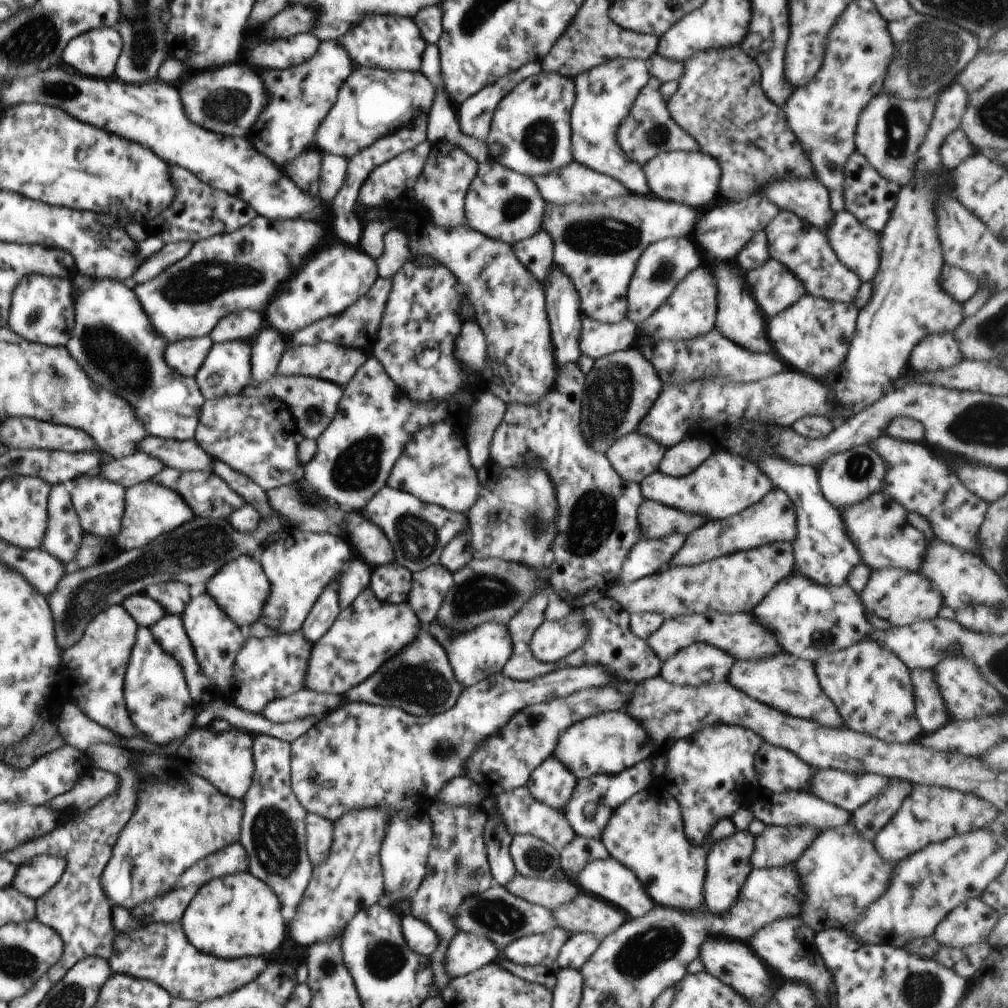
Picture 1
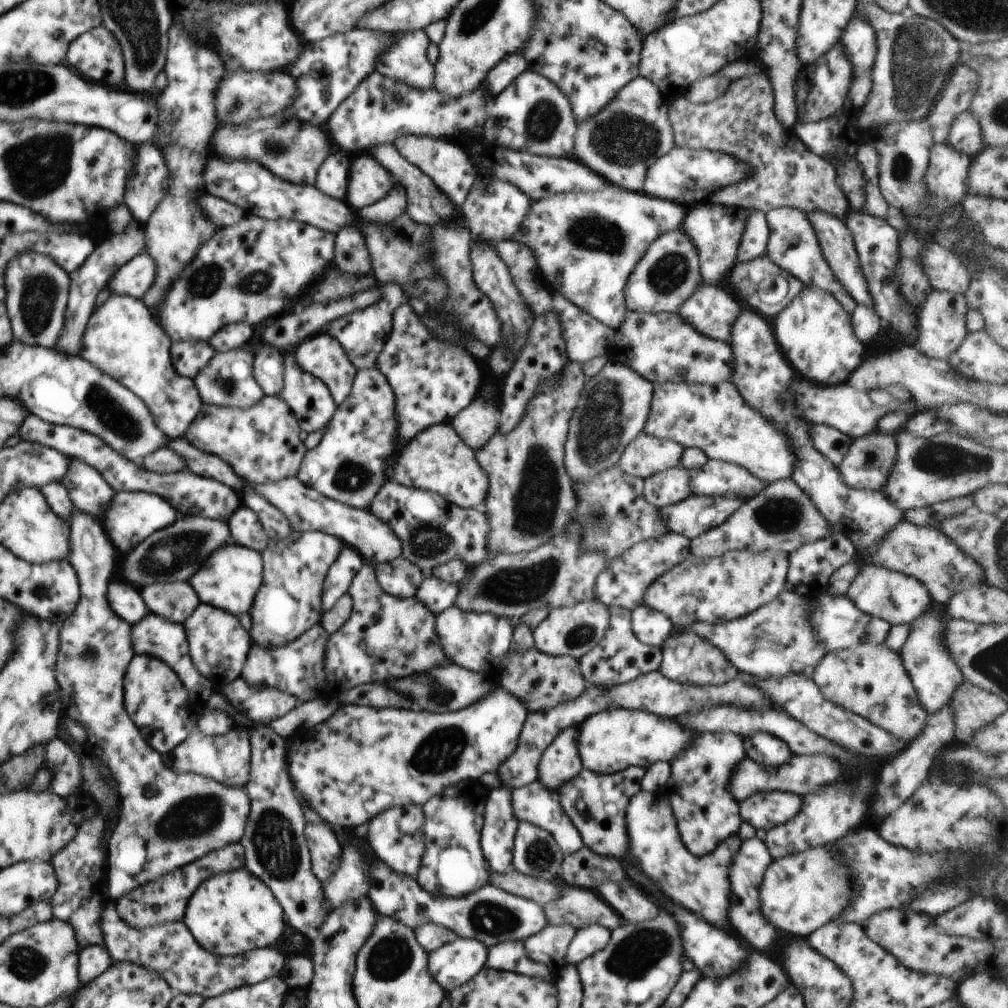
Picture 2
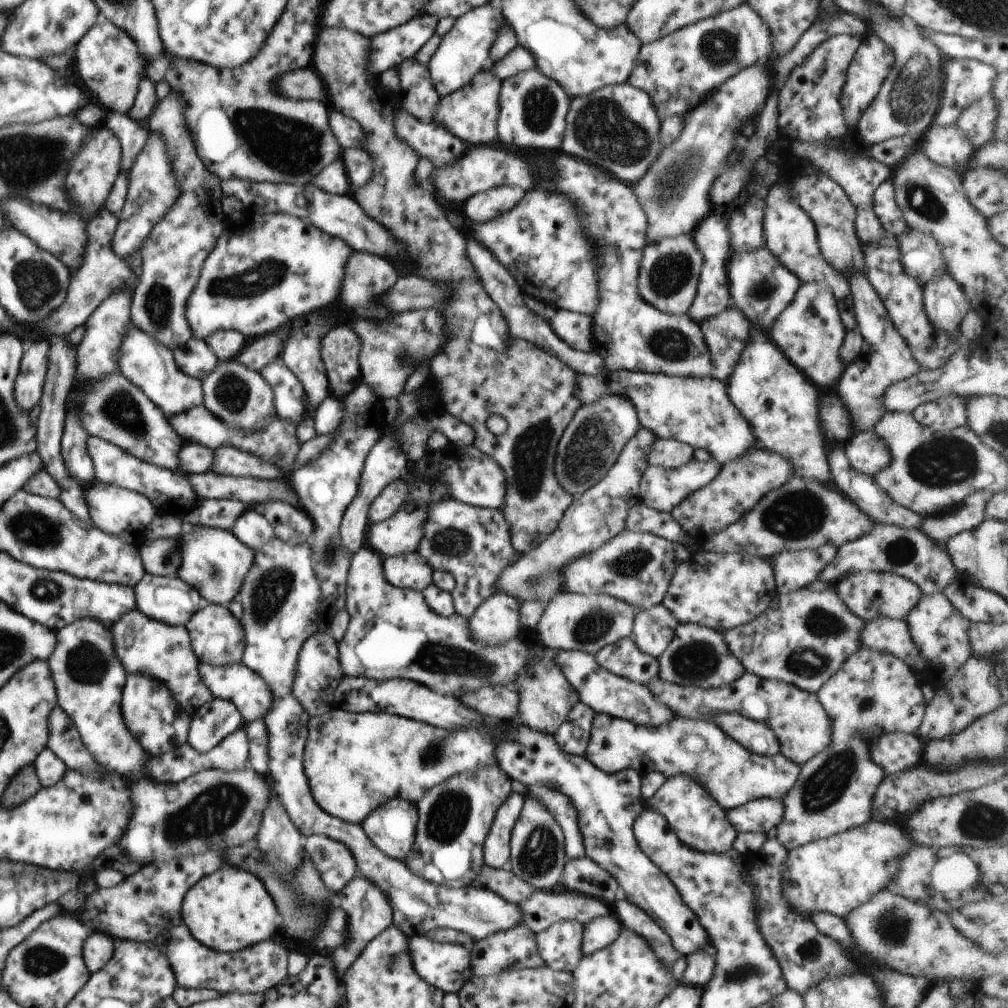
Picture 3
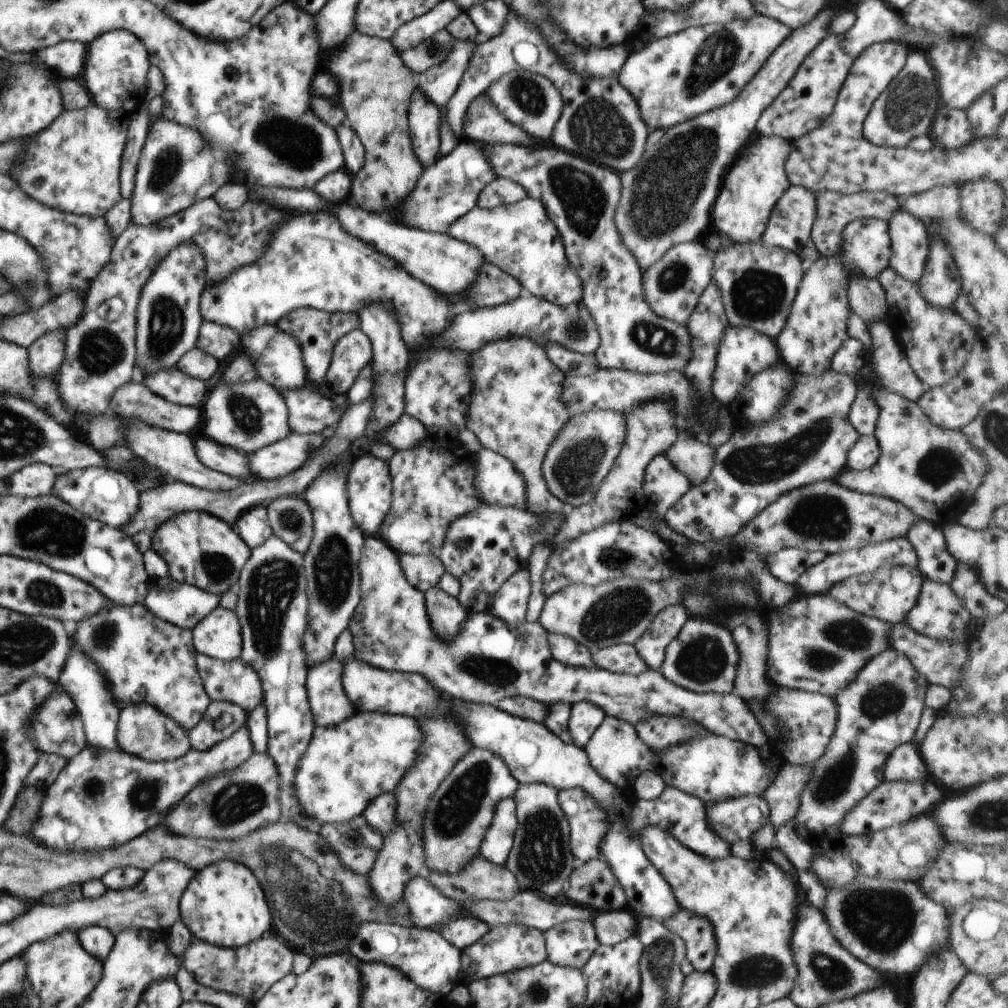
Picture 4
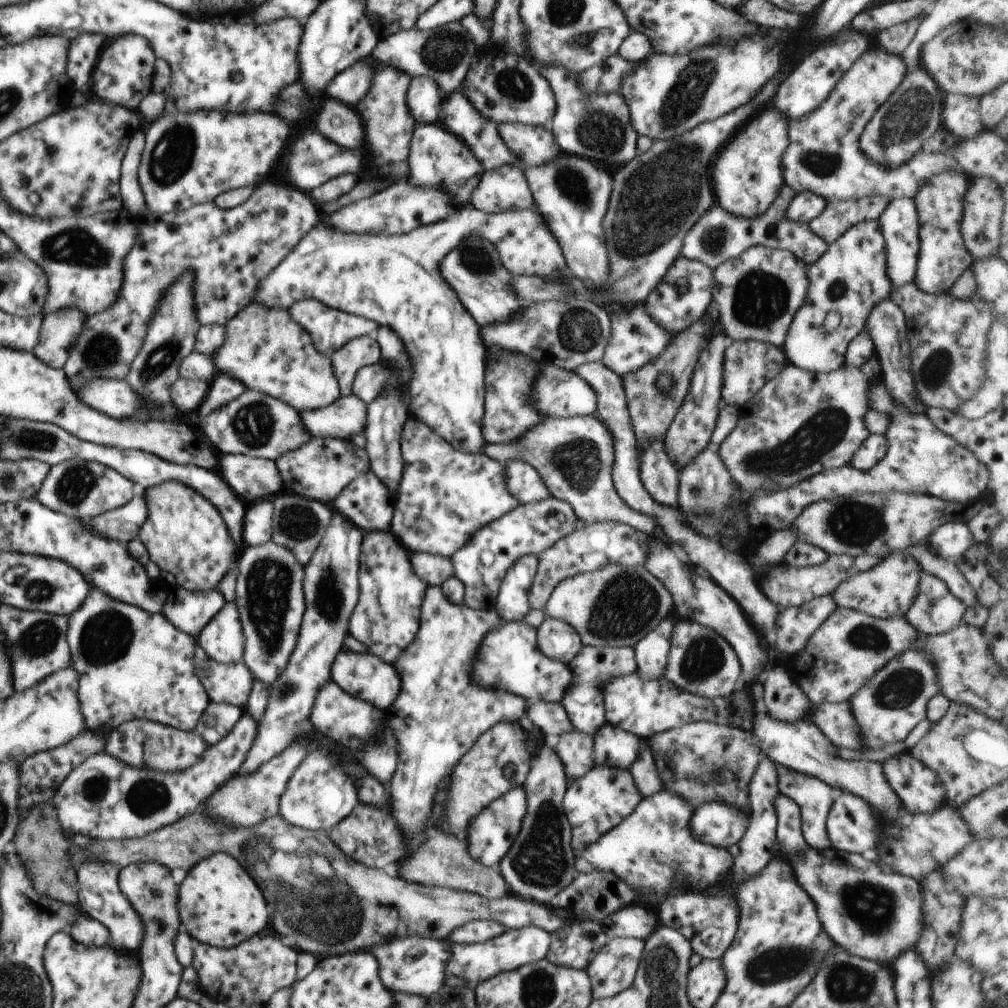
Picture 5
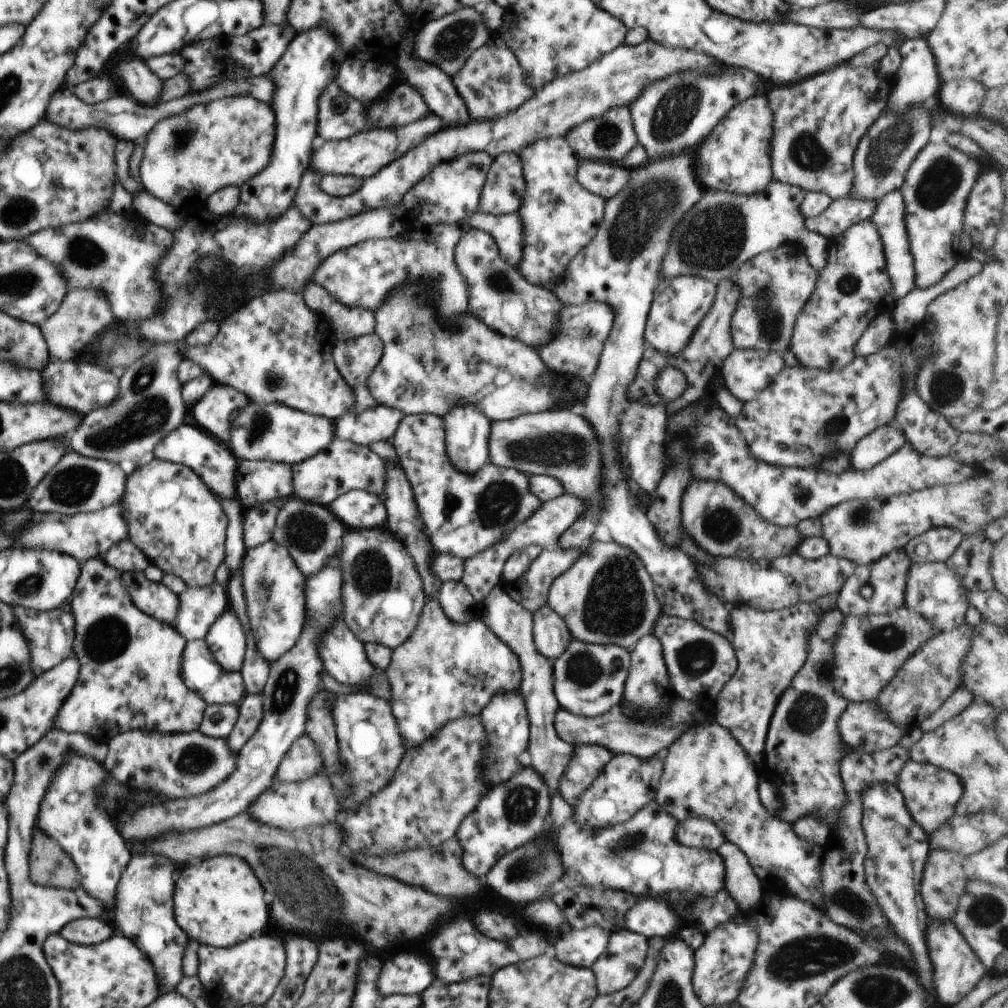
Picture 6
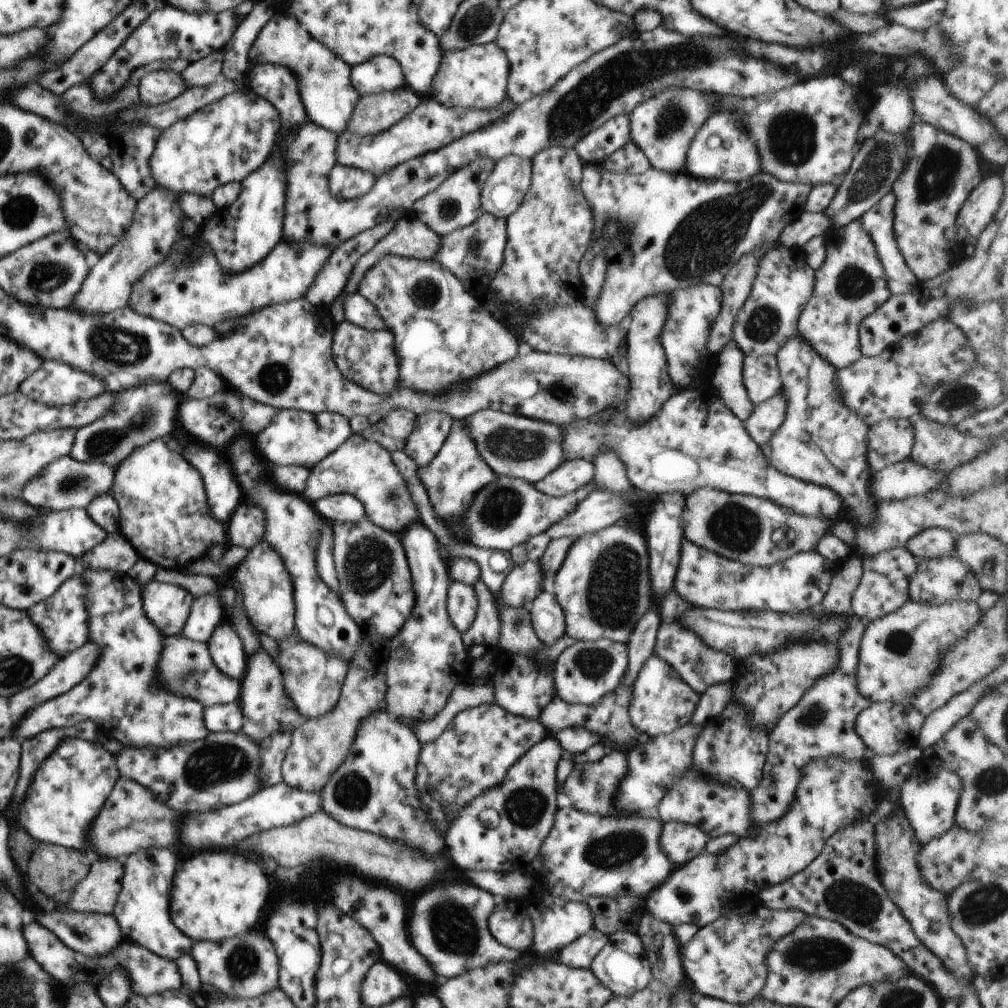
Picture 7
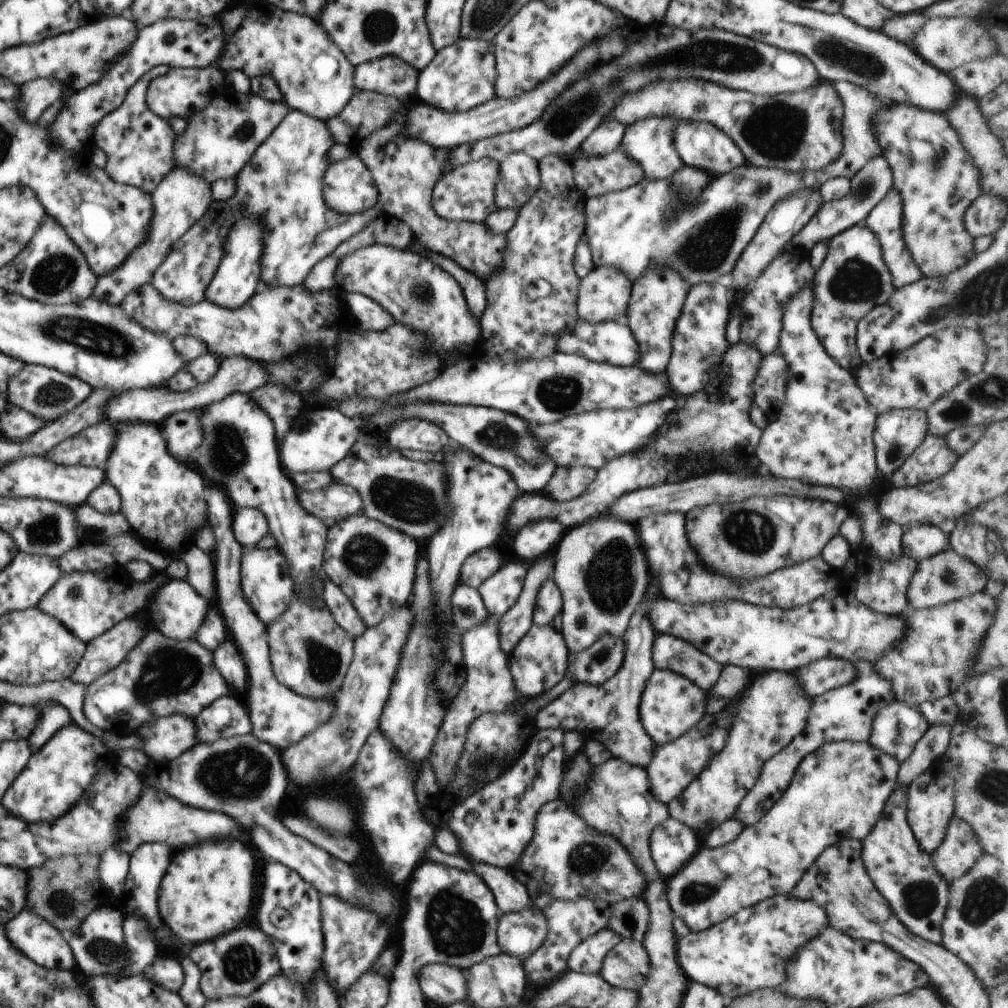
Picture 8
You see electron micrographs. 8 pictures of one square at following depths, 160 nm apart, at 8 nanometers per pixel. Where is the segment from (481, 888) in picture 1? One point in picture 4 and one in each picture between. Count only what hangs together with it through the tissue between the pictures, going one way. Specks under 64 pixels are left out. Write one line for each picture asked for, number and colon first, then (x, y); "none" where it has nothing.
2: (453, 864)
3: (455, 816)
4: (460, 811)

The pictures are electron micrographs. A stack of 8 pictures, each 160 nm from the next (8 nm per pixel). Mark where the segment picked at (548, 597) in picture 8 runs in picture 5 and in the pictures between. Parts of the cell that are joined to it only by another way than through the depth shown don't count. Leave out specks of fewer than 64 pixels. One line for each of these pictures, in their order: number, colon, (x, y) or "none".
5: (556, 639)
6: (551, 636)
7: (547, 617)

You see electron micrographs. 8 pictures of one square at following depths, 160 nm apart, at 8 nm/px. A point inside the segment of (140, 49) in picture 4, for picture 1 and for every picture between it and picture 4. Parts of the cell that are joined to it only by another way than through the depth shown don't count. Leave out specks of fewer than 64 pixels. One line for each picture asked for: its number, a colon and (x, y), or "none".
1: (95, 54)
2: (97, 54)
3: (108, 60)

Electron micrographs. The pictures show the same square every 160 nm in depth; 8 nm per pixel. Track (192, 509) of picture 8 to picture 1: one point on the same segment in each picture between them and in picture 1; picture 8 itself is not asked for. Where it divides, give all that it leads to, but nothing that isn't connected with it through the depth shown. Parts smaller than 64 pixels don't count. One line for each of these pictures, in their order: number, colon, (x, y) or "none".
1: (241, 588)
2: (229, 578)
3: (213, 561)
4: (201, 550)
5: (184, 534)
6: (173, 518)
7: (164, 514)

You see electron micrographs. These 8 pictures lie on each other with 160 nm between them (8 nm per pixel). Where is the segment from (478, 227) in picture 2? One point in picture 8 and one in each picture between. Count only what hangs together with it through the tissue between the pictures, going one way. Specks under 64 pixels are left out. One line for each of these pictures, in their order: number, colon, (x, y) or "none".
3: (488, 205)
4: (499, 192)
5: (504, 188)
6: (503, 191)
7: (503, 192)
8: (520, 178)

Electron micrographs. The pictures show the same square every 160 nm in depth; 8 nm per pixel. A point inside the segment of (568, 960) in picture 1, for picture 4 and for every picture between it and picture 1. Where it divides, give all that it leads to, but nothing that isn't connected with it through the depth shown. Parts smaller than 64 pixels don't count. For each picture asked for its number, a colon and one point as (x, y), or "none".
2: (589, 939)
3: (600, 932)
4: (611, 927)

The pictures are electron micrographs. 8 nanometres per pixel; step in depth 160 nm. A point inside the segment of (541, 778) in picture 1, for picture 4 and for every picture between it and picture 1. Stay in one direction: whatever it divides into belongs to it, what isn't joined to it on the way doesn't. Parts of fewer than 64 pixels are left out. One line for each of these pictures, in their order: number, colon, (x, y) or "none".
2: (561, 761)
3: (573, 736)
4: (584, 718)

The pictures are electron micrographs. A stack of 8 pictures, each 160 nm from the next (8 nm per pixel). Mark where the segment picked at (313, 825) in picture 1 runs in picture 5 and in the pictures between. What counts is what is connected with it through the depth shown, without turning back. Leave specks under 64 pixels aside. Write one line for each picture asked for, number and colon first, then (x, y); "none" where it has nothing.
2: (324, 847)
3: (334, 860)
4: (357, 846)
5: (369, 835)

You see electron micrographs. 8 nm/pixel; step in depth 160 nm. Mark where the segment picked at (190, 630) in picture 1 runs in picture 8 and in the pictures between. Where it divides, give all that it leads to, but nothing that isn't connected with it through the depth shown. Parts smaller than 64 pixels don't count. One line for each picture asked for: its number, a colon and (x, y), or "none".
2: (219, 645)
3: (217, 637)
4: (218, 634)
5: (222, 639)
6: (226, 639)
7: (226, 649)
8: (227, 658)

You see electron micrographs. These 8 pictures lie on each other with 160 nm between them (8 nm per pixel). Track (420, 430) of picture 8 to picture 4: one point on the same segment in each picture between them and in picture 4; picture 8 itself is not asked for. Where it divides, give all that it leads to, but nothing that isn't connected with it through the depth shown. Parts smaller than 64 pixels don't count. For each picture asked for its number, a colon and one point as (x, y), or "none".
4: (308, 413)
5: (346, 417)
6: (378, 424)
7: (391, 432)

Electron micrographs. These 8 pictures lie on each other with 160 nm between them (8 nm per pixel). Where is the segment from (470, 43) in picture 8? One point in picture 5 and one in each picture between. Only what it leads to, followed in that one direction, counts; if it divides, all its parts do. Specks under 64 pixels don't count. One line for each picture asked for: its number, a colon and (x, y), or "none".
5: (504, 87)
6: (491, 82)
7: (475, 77)

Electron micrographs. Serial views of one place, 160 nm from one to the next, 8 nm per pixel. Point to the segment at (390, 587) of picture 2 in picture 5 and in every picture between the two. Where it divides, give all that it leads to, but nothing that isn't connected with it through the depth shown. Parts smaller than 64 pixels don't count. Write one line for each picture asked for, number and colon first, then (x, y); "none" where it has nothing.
3: (411, 571)
4: (422, 571)
5: (433, 569)

